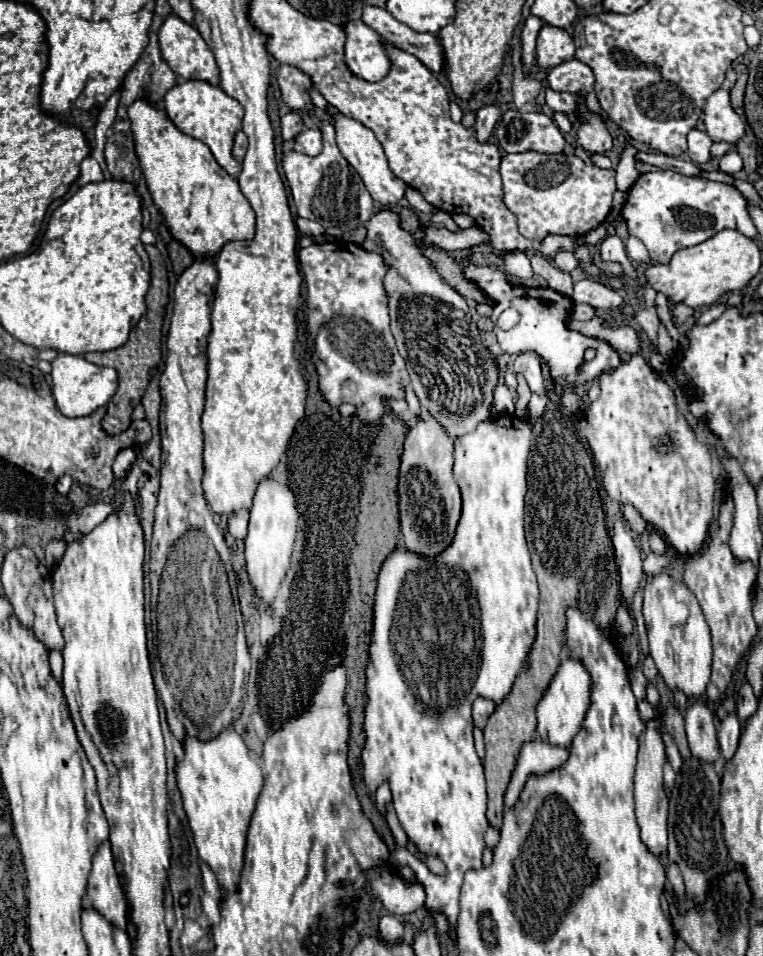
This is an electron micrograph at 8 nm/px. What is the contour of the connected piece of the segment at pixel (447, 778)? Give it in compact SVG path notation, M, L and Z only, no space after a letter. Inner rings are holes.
M500 415L492 421L480 423L476 431L462 435L454 441L454 479L462 491L462 517L456 527L456 535L452 543L442 551L442 555L430 559L412 551L406 551L406 547L396 547L386 561L380 567L378 573L378 587L374 597L374 619L372 619L372 631L370 631L370 649L368 649L368 663L366 663L366 697L368 703L364 707L364 749L362 749L362 775L366 783L366 791L372 797L376 789L386 781L392 789L396 815L400 819L402 829L406 831L408 839L416 843L416 847L426 855L436 855L446 865L446 875L432 875L432 877L420 877L416 875L416 881L426 891L426 909L438 911L446 915L448 919L448 937L456 939L456 925L458 925L458 911L460 911L460 885L462 877L468 869L482 869L482 851L484 851L484 833L488 829L486 821L486 781L484 781L484 769L482 761L474 749L474 737L472 737L472 701L476 697L486 697L492 701L502 701L510 689L512 683L524 665L534 637L536 637L536 609L538 609L538 583L536 575L530 565L530 553L524 539L524 495L528 489L526 483L526 461L530 453L530 439L532 439L532 427L526 419L520 417L508 417Z

